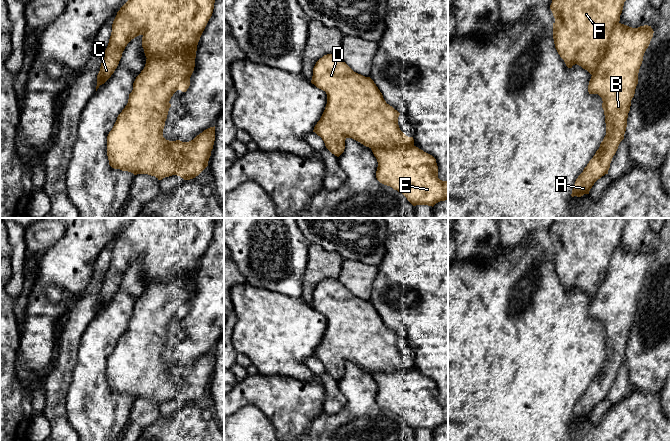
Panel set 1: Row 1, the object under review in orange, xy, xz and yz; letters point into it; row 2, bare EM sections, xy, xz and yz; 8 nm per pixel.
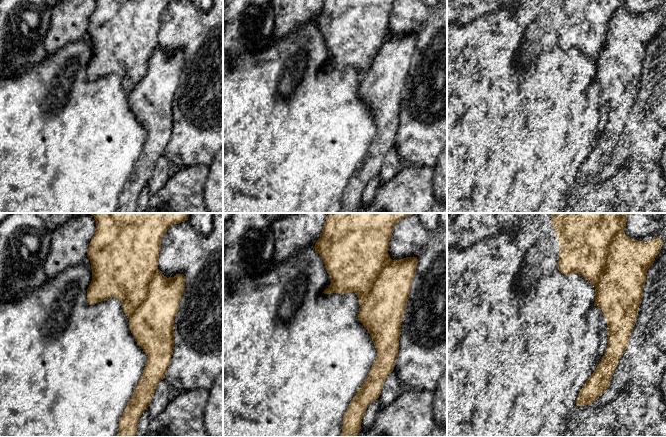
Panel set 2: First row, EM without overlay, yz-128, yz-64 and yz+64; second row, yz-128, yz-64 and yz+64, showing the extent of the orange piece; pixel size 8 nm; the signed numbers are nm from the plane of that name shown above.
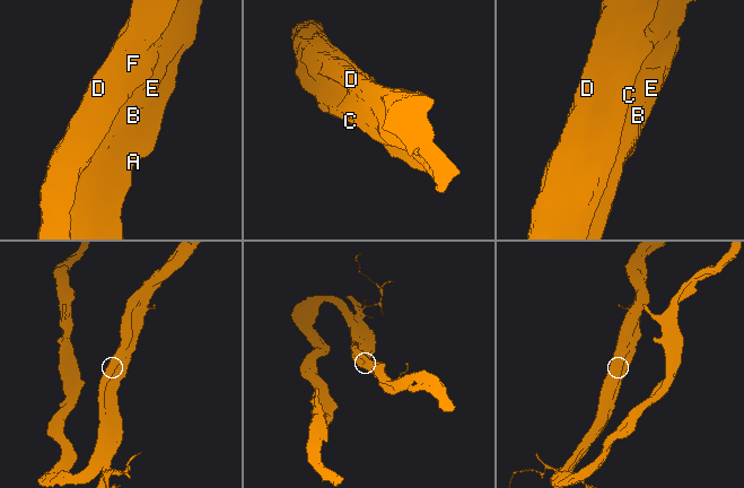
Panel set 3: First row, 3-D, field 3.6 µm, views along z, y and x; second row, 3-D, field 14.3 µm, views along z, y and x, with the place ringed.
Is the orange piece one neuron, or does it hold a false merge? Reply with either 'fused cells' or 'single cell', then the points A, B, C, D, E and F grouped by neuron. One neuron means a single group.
single cell | A B C D E F

